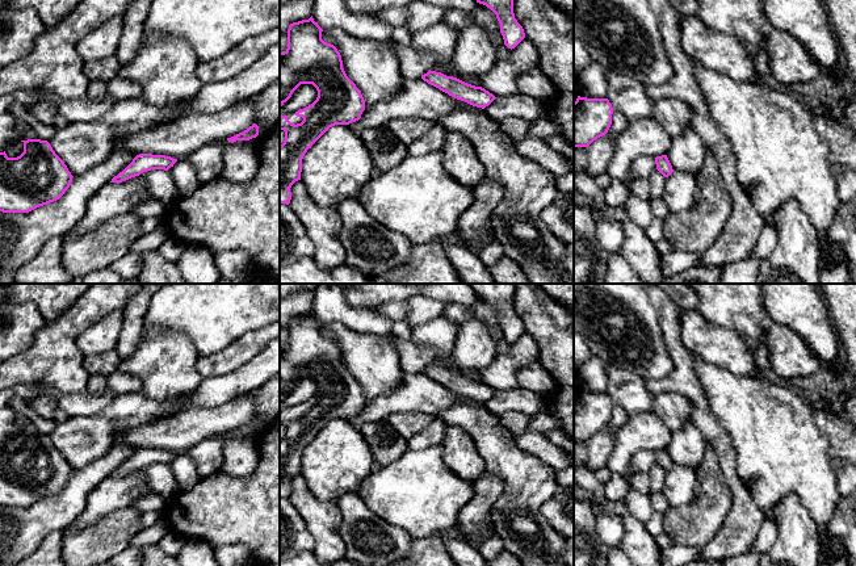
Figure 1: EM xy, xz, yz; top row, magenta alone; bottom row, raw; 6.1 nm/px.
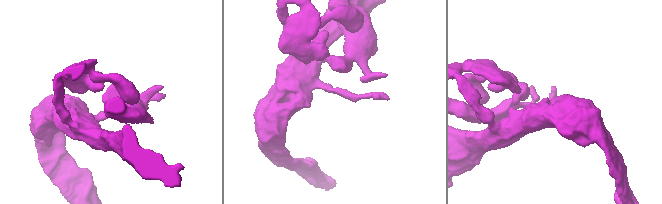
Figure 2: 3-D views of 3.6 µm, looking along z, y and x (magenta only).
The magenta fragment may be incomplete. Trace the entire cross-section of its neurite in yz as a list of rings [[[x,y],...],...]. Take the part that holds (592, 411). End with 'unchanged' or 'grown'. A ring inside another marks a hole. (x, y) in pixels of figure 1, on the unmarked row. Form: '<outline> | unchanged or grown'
[[[578,390],[574,397],[574,441],[588,441],[605,429],[612,419],[613,402],[608,393]]] | unchanged

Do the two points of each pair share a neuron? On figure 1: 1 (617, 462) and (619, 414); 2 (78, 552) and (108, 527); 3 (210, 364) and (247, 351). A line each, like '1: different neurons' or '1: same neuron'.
1: different neurons
2: same neuron
3: same neuron

